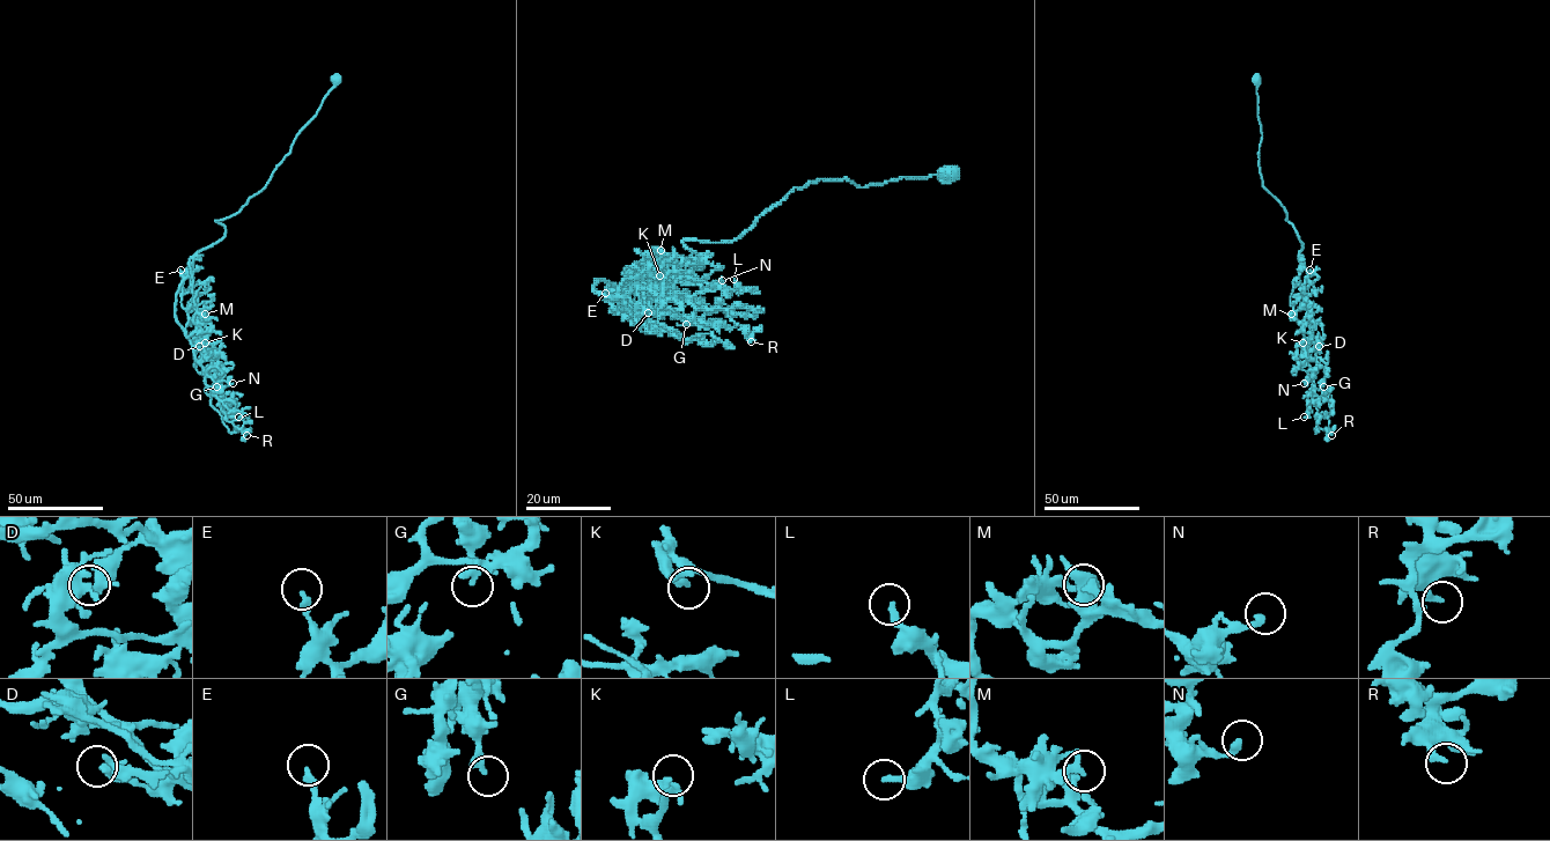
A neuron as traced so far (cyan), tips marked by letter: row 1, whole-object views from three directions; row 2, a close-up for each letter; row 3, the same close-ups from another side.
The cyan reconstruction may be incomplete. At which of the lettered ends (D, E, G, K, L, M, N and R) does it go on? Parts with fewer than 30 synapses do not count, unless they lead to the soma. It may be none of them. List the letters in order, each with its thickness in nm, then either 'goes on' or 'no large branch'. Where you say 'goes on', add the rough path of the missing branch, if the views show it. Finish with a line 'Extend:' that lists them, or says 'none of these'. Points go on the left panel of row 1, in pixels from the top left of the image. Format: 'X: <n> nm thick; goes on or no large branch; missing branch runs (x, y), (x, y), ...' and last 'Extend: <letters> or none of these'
D: 440 nm thick; no large branch
E: 200 nm thick; no large branch
G: 240 nm thick; no large branch
K: 400 nm thick; goes on
L: 240 nm thick; no large branch
M: 280 nm thick; no large branch
N: 240 nm thick; no large branch
R: 240 nm thick; no large branch
Extend: K

